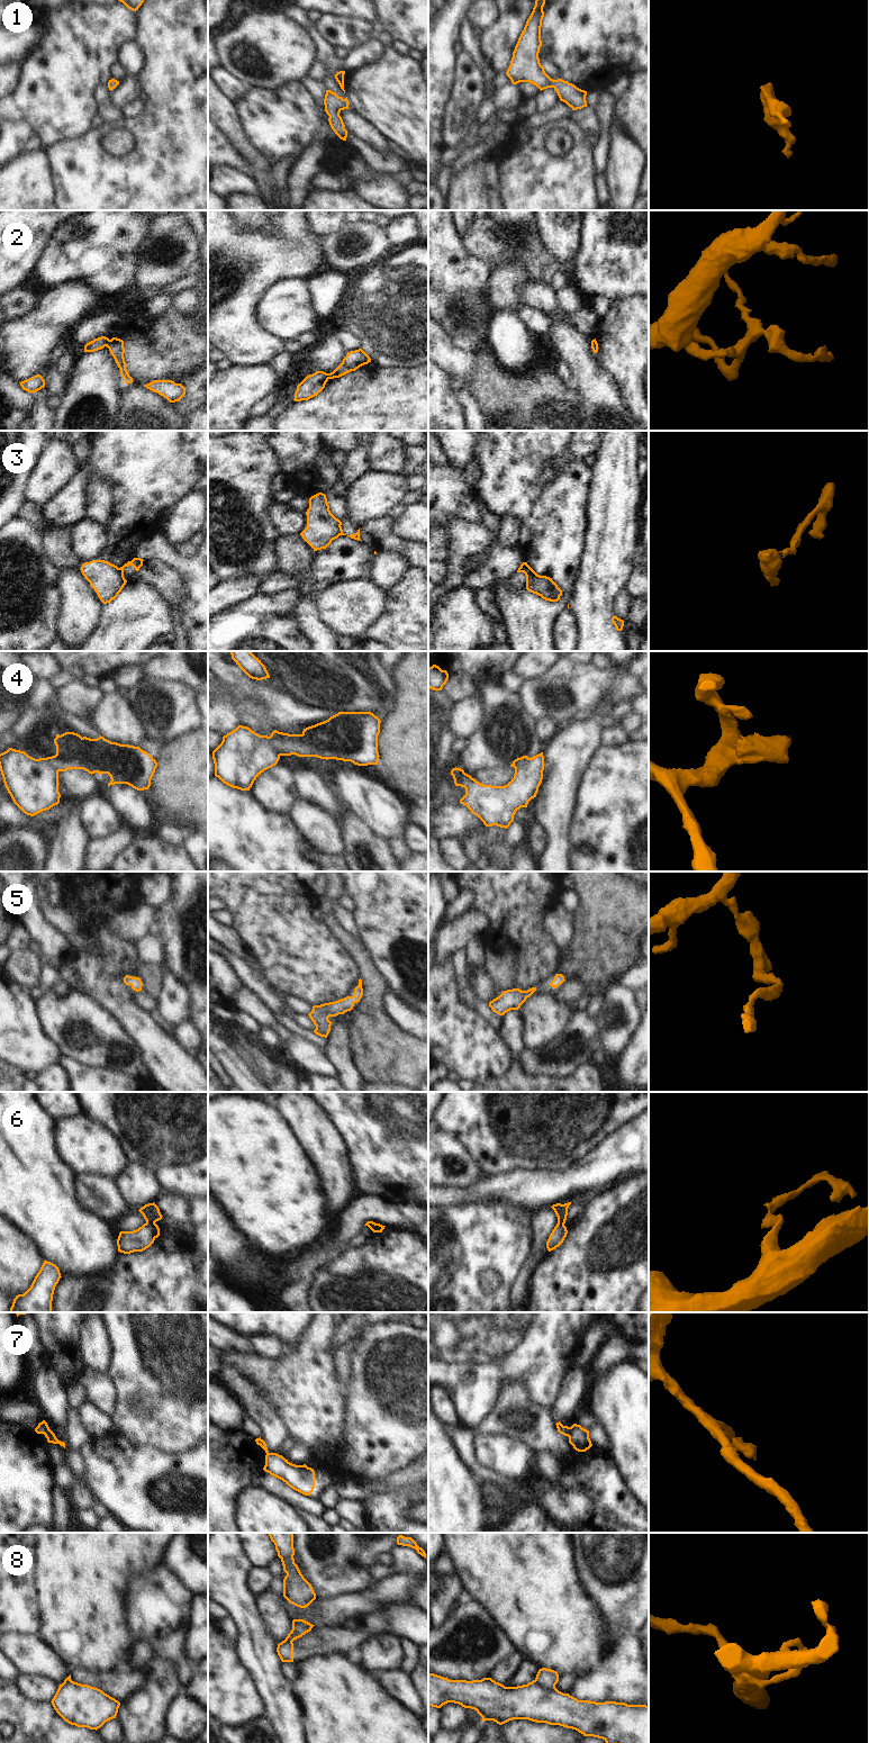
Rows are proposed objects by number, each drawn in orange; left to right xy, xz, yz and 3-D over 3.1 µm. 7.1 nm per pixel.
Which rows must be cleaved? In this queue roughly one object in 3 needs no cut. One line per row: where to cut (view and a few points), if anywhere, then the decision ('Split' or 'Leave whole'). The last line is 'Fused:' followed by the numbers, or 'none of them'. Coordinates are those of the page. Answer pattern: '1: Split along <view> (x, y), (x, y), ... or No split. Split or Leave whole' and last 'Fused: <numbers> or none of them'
1: No split. Leave whole
2: Split along xy (109, 340), (106, 345). Split
3: Split along xy (118, 568), (123, 576). Split
4: Split along xz (269, 737), (279, 756). Split
5: No split. Leave whole
6: Split along xy (146, 1221), (154, 1224). Split
7: Split along yz (571, 1427), (568, 1436). Split
8: Split along yz (534, 1680), (544, 1687), (554, 1688). Split
Fused: 2, 3, 4, 6, 7, 8.

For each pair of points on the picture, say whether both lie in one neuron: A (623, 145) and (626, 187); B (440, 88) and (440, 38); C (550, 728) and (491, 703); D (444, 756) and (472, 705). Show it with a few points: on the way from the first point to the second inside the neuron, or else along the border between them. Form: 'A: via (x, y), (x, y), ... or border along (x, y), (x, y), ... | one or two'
A: via (624, 155), (624, 177) | one
B: via (440, 75), (440, 51) | one
C: border along (536, 721), (536, 734), (543, 746) | two
D: border along (451, 711), (451, 730), (456, 738) | two

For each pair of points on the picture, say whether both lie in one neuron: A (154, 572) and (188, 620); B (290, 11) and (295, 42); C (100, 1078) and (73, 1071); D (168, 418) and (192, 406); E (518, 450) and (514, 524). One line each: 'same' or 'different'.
A: different
B: different
C: same
D: different
E: different

